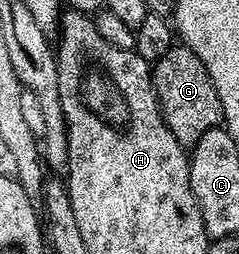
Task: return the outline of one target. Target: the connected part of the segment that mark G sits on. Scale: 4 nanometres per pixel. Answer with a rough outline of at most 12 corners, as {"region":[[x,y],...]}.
{"region":[[184,44],[152,63],[167,128],[192,148],[222,125],[203,60]]}

